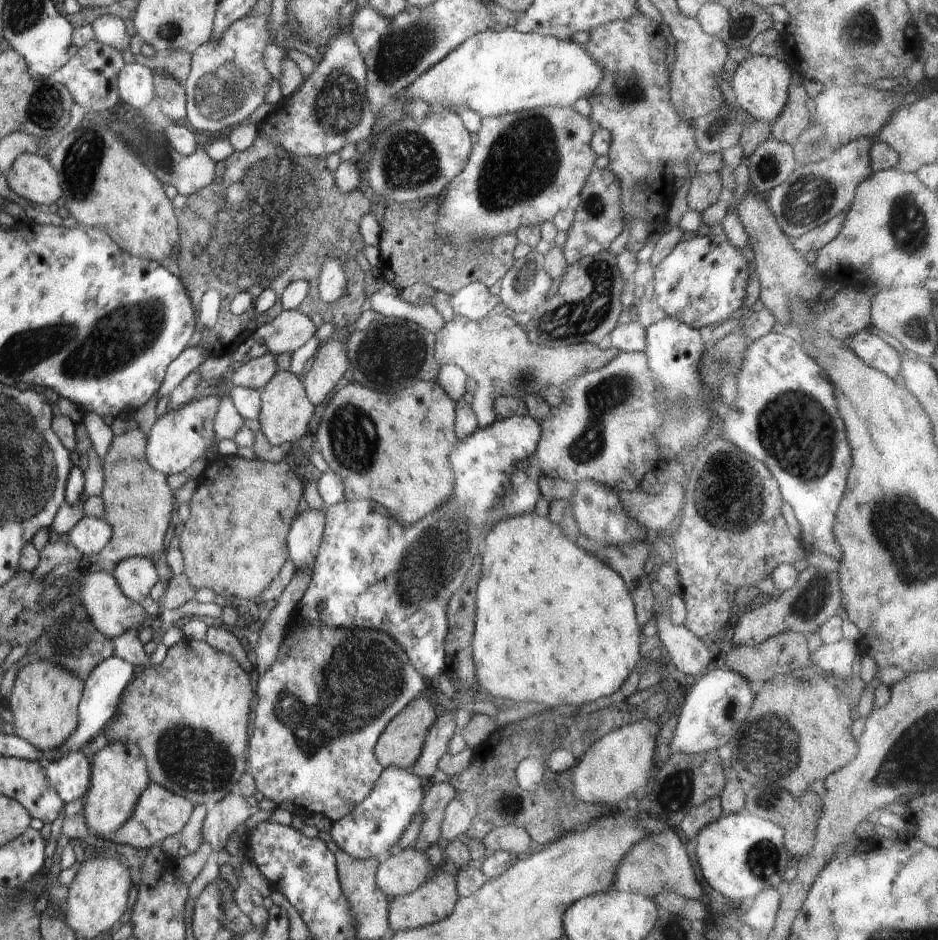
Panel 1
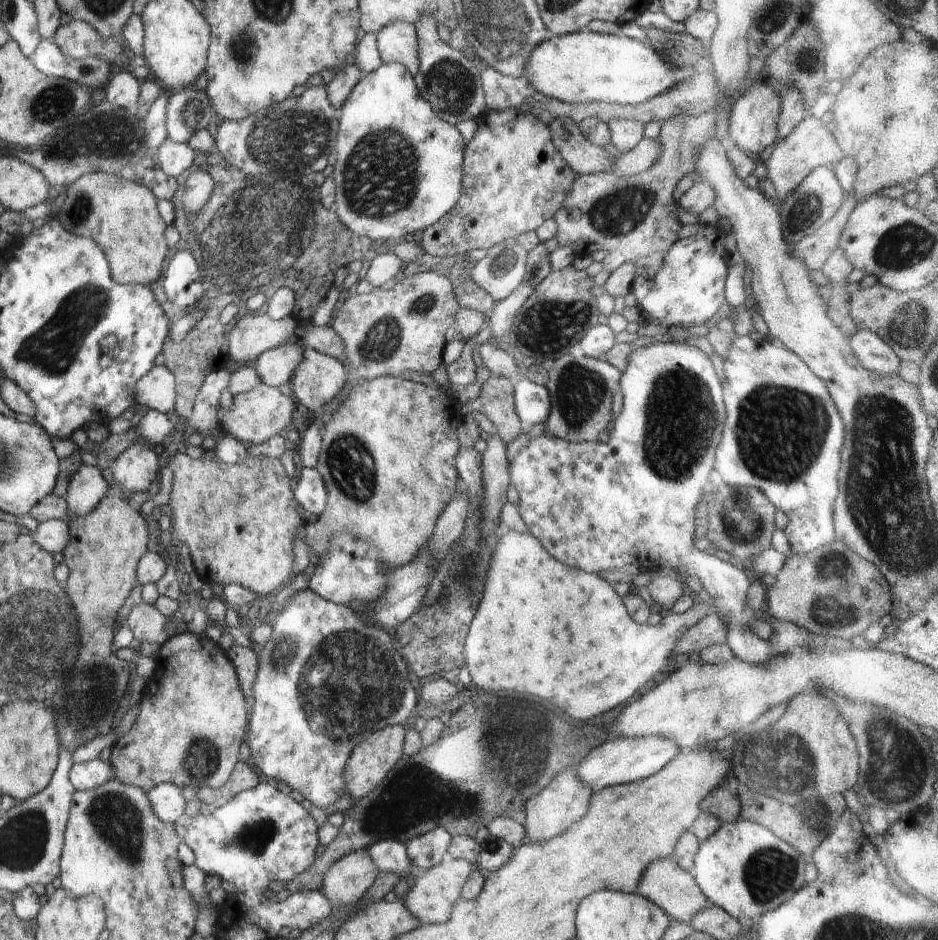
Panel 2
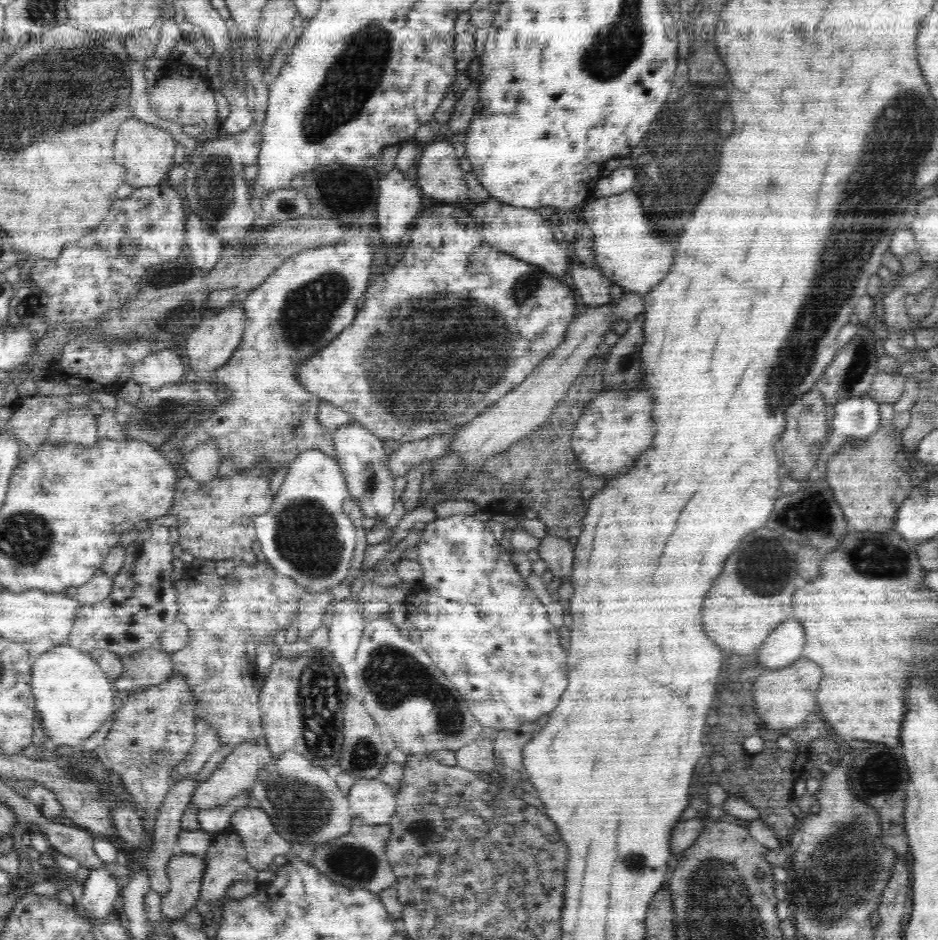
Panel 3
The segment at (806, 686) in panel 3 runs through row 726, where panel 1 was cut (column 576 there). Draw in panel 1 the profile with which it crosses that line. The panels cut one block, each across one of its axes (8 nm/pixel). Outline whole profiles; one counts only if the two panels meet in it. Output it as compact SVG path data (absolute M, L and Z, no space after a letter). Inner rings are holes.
M640 721L621 726L600 738L572 769L574 796L584 803L616 806L626 796L636 794L638 788L644 788L652 774L656 734L658 726L654 722Z

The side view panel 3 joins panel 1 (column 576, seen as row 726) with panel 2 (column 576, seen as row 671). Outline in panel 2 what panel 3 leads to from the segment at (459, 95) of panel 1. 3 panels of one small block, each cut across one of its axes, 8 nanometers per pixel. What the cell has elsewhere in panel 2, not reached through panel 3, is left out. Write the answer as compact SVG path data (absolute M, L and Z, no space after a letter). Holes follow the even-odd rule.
M594 26L593 32L574 32L536 46L528 56L523 77L537 90L537 98L551 97L581 104L618 102L631 106L666 93L680 82L676 80L676 68L652 48L630 38L594 34Z

